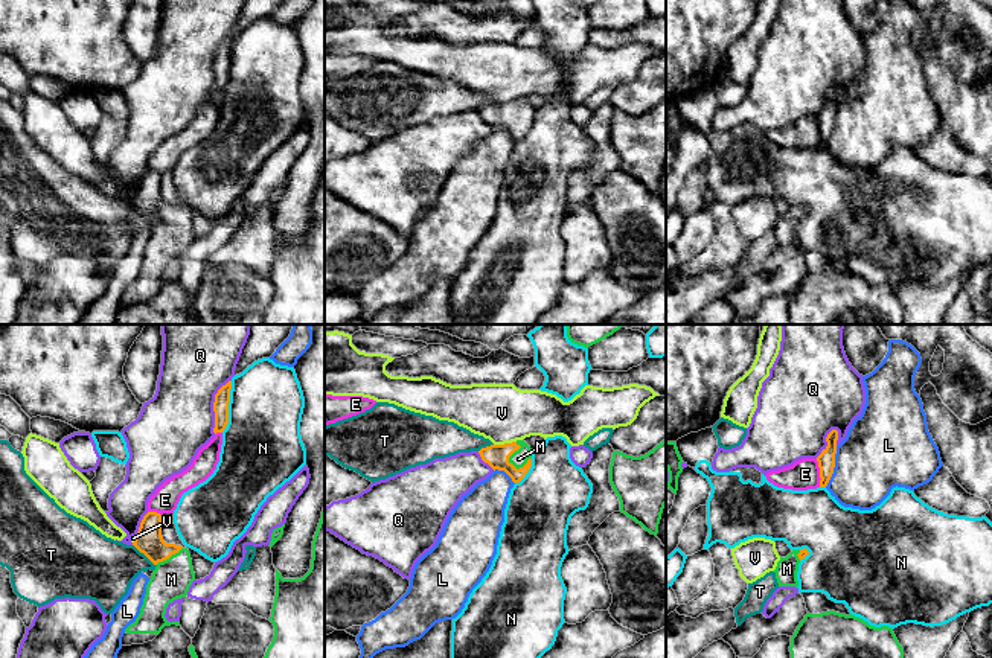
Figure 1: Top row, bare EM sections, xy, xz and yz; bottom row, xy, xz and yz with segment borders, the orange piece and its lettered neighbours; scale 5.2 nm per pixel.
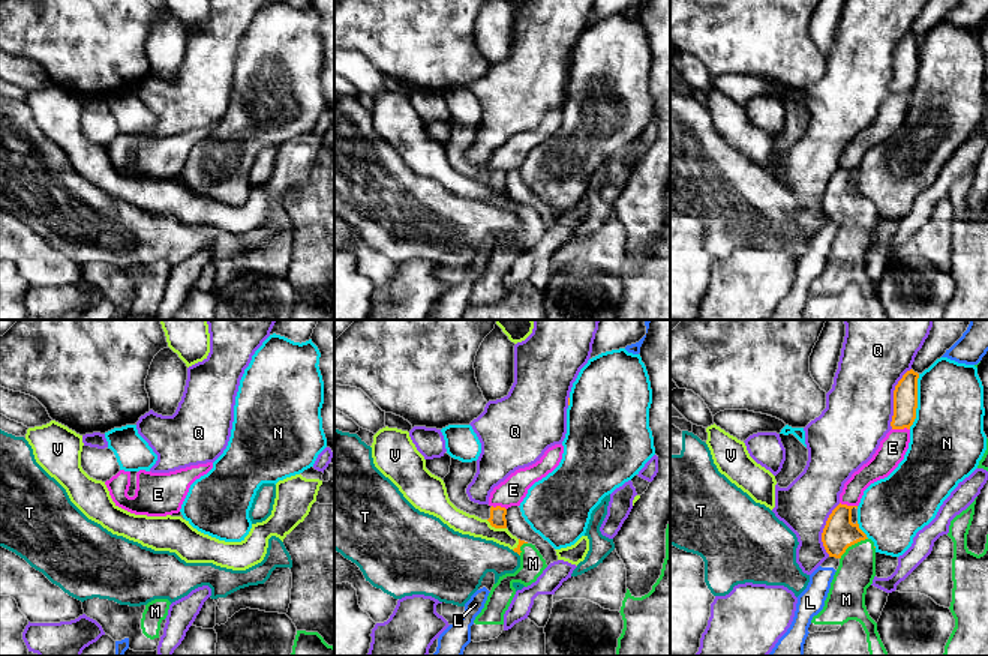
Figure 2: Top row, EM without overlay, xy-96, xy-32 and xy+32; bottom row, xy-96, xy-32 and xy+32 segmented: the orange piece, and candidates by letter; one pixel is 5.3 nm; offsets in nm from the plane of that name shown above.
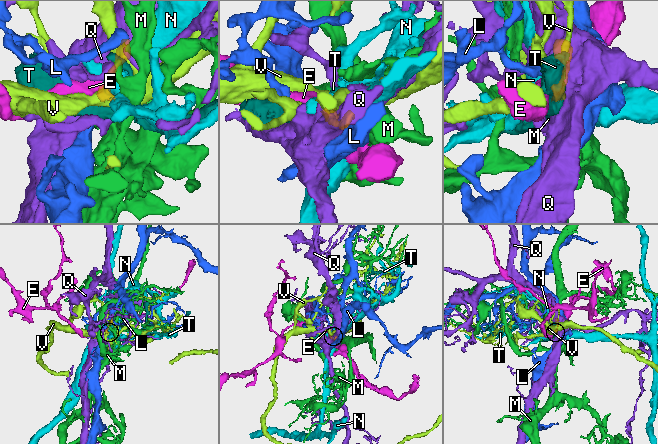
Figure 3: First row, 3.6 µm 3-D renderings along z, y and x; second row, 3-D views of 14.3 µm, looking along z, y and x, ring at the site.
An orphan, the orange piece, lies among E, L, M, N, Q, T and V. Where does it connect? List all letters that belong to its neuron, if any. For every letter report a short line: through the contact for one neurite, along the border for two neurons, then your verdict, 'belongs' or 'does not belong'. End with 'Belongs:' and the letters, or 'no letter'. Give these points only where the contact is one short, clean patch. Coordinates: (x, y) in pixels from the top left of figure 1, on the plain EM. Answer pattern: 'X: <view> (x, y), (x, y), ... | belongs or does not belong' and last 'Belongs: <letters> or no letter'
E: does not belong
L: does not belong
M: xz (497, 114), (511, 113), (518, 118) | belongs
N: does not belong
Q: does not belong
T: xy (133, 203), (156, 224) | does not belong
V: xz (515, 99), (494, 104) | does not belong
Belongs: M

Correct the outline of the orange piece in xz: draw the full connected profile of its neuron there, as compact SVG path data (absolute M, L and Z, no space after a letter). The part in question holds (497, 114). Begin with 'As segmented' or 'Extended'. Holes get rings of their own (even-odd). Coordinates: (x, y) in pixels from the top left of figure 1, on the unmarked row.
Extended. M524 99L491 104L478 113L494 129L504 129L514 142L520 142L532 126L532 108Z

